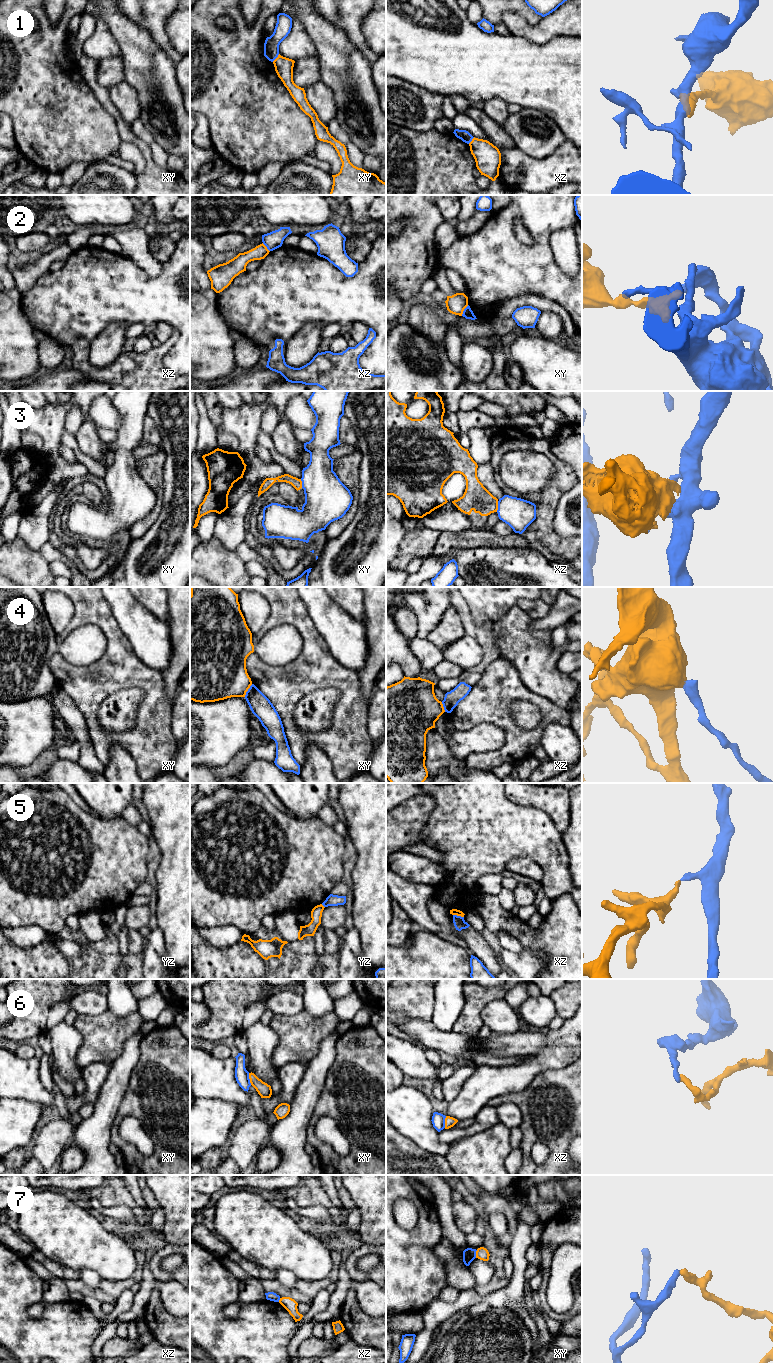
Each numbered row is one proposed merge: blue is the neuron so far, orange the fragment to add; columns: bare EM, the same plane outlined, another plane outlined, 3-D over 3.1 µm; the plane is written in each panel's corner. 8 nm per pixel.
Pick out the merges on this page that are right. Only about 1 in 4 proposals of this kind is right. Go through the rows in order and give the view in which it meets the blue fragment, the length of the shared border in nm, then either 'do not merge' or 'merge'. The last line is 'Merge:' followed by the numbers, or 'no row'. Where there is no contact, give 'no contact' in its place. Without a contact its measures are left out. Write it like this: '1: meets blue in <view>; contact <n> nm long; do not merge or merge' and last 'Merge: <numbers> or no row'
1: meets blue in xy; contact 90 nm long; do not merge
2: meets blue in xy; contact 110 nm long; do not merge
3: meets blue in xz; contact 90 nm long; do not merge
4: meets blue in xy; contact 120 nm long; do not merge
5: meets blue in xz; contact 90 nm long; do not merge
6: meets blue in xy; contact 100 nm long; do not merge
7: meets blue in xy; contact 70 nm long; do not merge
Merge: no row

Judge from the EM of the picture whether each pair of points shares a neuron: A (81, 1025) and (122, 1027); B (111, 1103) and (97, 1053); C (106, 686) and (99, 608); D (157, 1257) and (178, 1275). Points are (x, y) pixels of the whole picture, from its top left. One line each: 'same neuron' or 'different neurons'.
A: same neuron
B: different neurons
C: same neuron
D: same neuron

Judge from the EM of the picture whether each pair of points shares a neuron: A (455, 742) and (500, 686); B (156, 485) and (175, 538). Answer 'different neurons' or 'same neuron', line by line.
A: different neurons
B: different neurons

